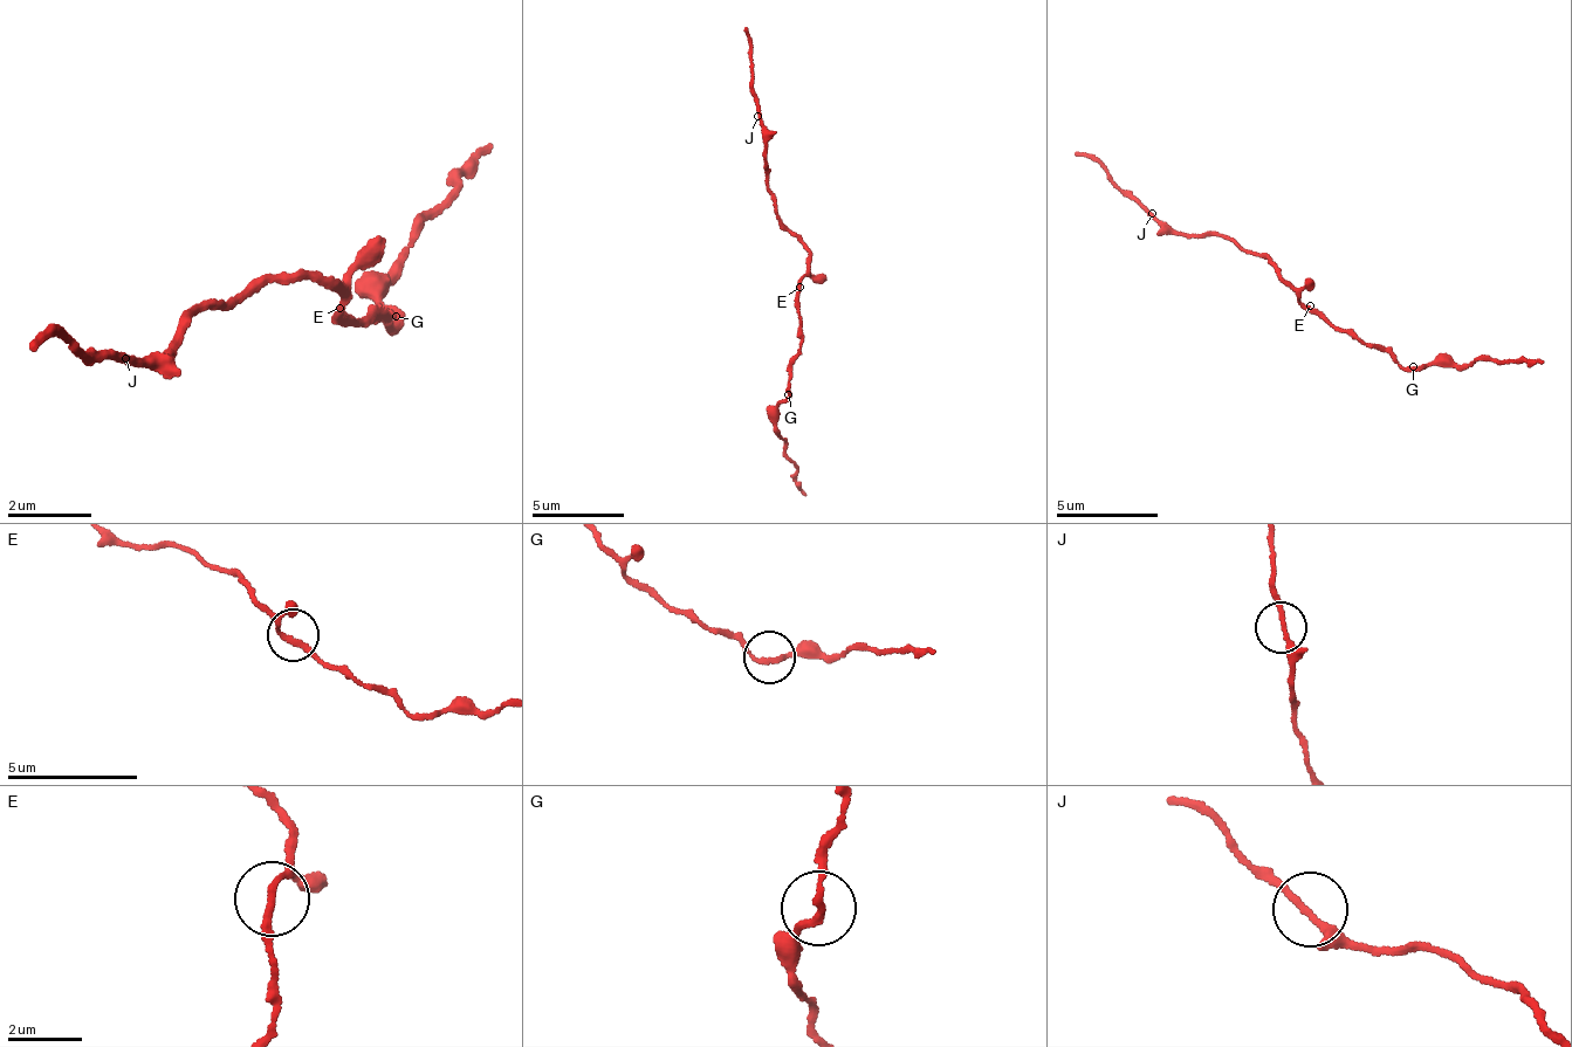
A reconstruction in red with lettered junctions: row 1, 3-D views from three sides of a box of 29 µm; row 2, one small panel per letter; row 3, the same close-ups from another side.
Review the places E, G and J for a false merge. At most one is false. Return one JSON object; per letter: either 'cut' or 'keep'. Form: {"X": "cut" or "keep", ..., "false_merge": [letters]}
{"E": "keep", "G": "keep", "J": "keep", "false_merge": []}

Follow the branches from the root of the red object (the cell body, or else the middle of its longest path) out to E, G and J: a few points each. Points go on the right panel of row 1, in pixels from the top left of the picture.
E: (1295, 291), (1299, 302), (1310, 305)
G: (1295, 291), (1299, 302), (1320, 310), (1329, 323), (1353, 330), (1363, 343), (1384, 348), (1405, 366), (1414, 367)
J: (1295, 291), (1284, 286), (1274, 264), (1258, 253), (1240, 248), (1236, 241), (1228, 238), (1164, 235), (1152, 213)

